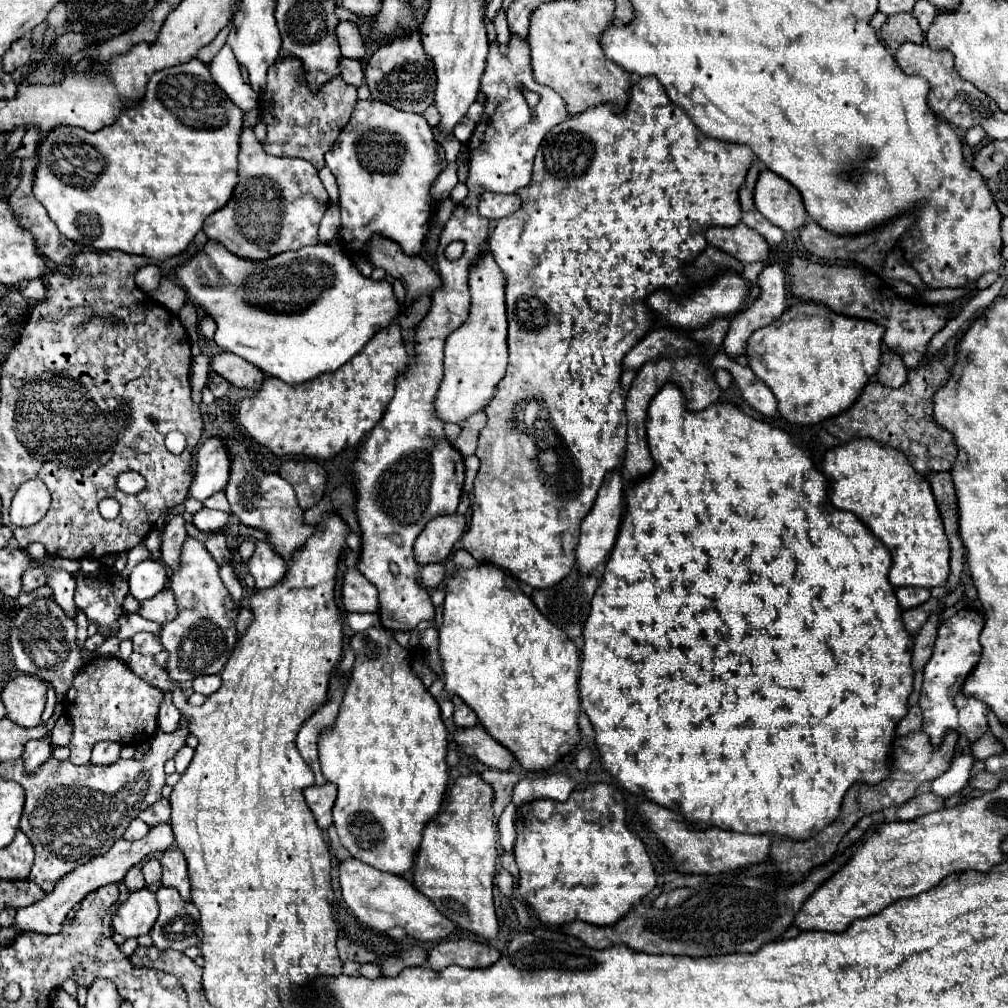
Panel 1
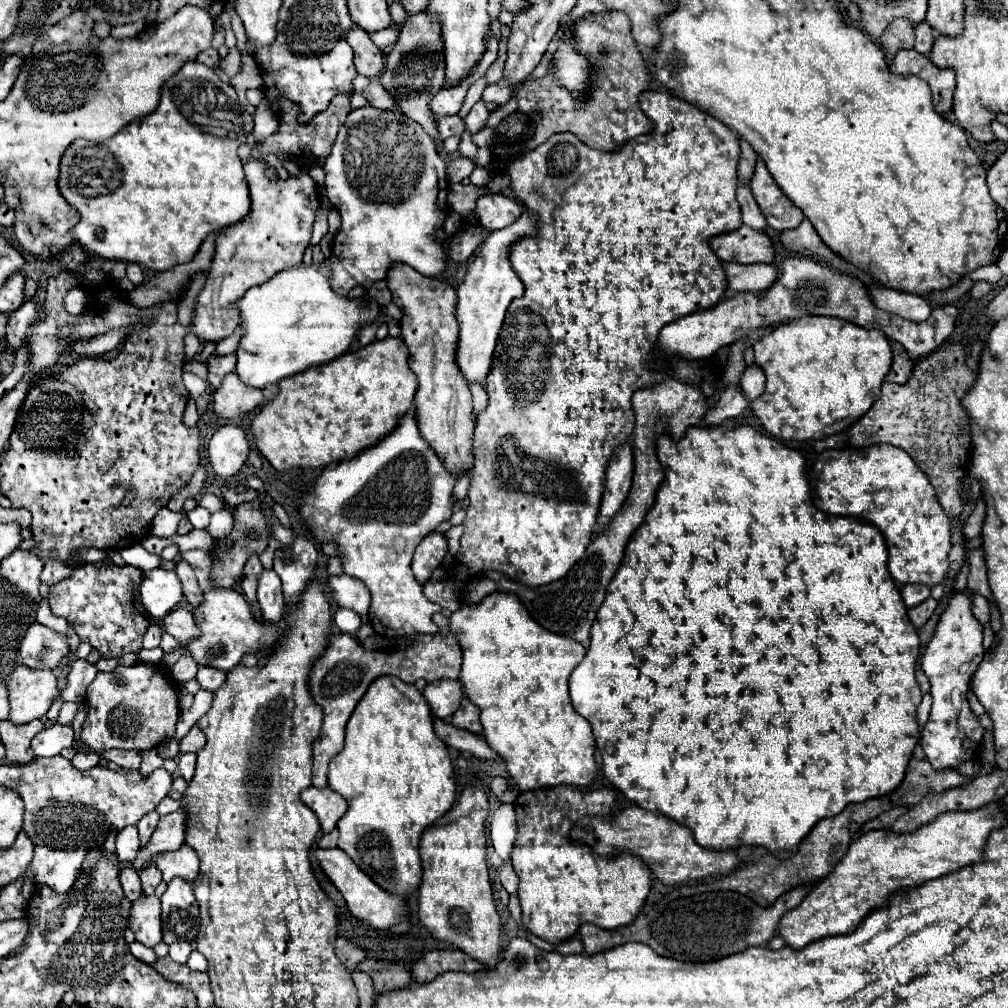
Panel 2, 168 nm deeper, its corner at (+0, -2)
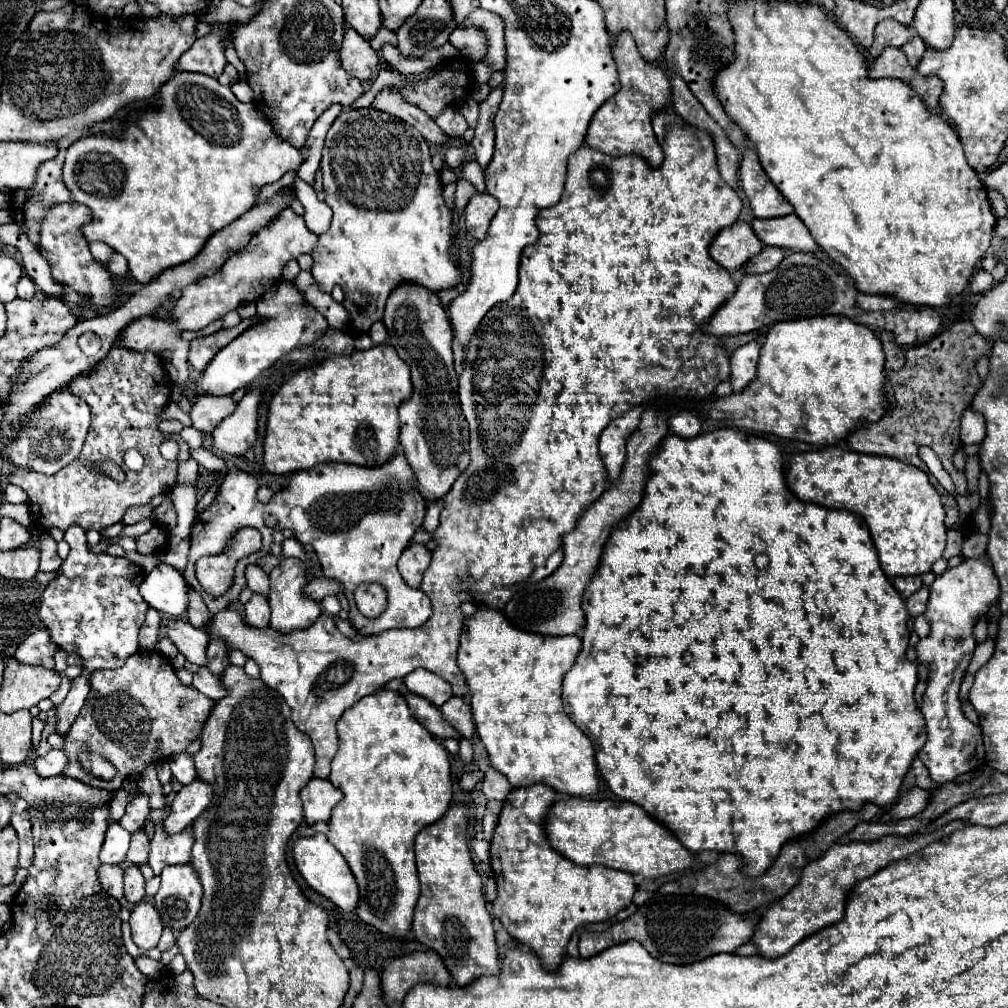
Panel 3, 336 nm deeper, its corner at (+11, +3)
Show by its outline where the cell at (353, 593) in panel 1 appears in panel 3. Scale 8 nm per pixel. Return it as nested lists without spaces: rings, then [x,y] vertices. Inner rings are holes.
[[[316,577],[316,579],[310,579],[304,587],[306,595],[314,601],[320,601],[324,599],[326,595],[338,595],[342,593],[342,585],[334,579],[326,579],[326,577]]]

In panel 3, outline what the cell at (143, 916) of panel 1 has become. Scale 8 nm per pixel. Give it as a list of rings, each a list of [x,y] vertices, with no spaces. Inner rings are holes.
[[[146,901],[136,903],[130,913],[130,927],[132,927],[132,939],[140,949],[152,949],[158,945],[162,933],[162,921],[154,905]]]

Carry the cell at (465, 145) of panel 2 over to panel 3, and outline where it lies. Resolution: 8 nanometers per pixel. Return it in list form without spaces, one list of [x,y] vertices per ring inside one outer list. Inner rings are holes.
[[[464,161],[460,167],[460,177],[468,179],[472,185],[476,185],[478,191],[484,191],[484,171],[478,167],[476,161]]]

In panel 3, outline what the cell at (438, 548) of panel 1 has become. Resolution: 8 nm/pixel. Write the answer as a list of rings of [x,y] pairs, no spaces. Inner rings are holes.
[[[420,543],[408,545],[404,549],[404,553],[400,555],[400,561],[398,561],[398,569],[410,587],[420,587],[422,575],[426,571],[426,567],[430,565],[430,557],[432,557],[432,553]]]

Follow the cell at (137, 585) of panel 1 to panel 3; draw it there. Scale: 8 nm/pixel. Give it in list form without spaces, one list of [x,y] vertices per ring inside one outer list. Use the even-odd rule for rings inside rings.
[[[166,563],[156,565],[144,575],[140,583],[140,595],[150,607],[172,617],[180,617],[188,605],[186,581],[182,573]]]

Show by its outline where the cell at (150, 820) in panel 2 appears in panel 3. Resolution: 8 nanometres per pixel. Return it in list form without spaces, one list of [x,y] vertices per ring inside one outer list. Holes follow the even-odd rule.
[[[136,831],[132,833],[132,841],[130,841],[130,849],[126,859],[132,861],[134,865],[142,865],[148,861],[148,851],[150,851],[150,843],[144,831]]]

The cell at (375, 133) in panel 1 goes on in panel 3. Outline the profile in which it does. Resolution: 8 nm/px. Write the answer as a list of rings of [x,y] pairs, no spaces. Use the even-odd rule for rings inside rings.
[[[342,111],[326,135],[320,171],[324,175],[326,203],[334,211],[334,221],[330,229],[320,235],[312,251],[314,279],[326,293],[332,293],[334,285],[342,287],[342,305],[350,313],[354,333],[368,333],[370,325],[382,319],[390,291],[402,281],[418,283],[430,291],[460,283],[456,251],[452,249],[452,213],[444,205],[440,175],[430,161],[430,147],[414,127],[404,121],[388,121],[376,129],[374,121],[358,121],[350,111]]]

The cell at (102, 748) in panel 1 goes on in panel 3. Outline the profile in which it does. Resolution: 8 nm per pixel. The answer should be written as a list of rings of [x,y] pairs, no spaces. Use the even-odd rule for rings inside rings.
[[[50,749],[44,757],[36,759],[36,771],[42,777],[52,777],[52,775],[60,775],[66,769],[68,763],[68,755],[62,749]]]

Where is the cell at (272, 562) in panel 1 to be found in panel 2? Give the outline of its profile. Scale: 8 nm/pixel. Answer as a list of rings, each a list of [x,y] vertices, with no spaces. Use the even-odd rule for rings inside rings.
[[[263,570],[259,578],[257,600],[261,606],[261,618],[265,622],[277,624],[283,620],[285,602],[283,602],[283,592],[281,592],[281,580],[273,570]]]

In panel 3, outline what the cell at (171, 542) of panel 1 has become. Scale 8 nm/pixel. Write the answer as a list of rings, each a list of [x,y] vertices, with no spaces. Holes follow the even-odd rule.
[[[188,587],[188,595],[190,595],[190,605],[188,605],[188,611],[186,611],[186,619],[194,627],[202,627],[210,619],[210,611],[206,609],[202,597],[192,587]]]

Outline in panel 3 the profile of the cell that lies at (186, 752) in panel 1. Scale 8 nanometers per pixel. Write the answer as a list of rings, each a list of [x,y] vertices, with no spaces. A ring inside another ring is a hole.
[[[178,753],[178,755],[172,755],[168,759],[170,763],[170,769],[172,769],[172,775],[178,783],[186,785],[186,783],[192,783],[196,779],[196,769],[194,769],[194,761],[192,761],[192,755],[190,753]]]

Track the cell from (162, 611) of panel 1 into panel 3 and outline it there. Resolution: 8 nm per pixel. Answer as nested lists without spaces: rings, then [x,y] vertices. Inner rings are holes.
[[[170,619],[166,623],[164,631],[190,663],[194,663],[198,667],[206,665],[206,645],[210,639],[204,629],[192,627],[190,623],[186,623],[182,619]]]

